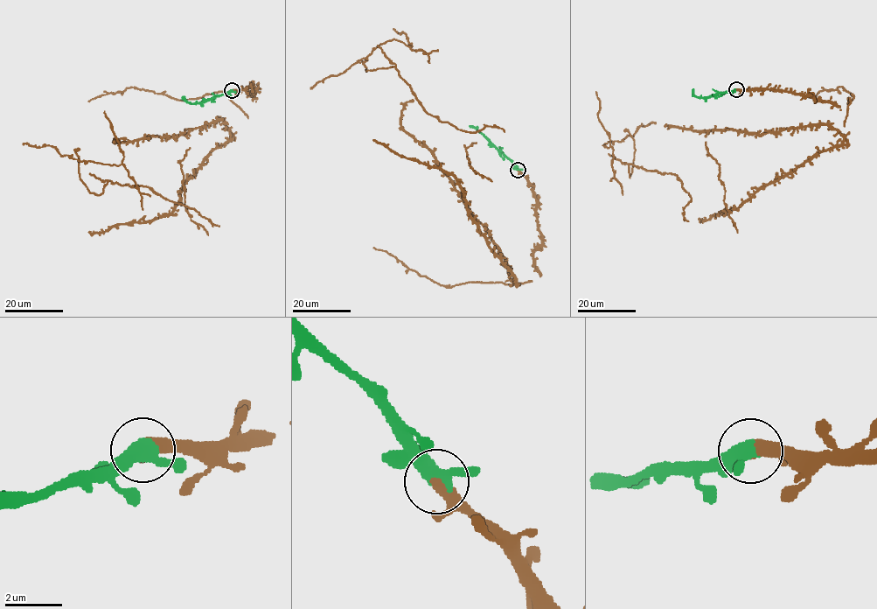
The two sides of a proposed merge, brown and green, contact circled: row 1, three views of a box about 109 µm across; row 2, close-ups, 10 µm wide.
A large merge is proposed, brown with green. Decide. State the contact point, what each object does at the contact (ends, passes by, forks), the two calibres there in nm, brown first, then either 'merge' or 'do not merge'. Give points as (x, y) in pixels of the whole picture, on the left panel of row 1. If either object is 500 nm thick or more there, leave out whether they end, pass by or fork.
place (232, 90); brown passes by; green passes by; calibres 320 and 460 nm; merge

